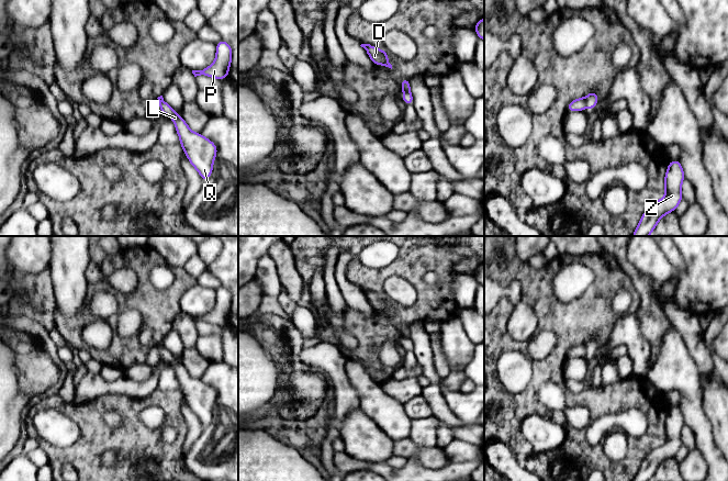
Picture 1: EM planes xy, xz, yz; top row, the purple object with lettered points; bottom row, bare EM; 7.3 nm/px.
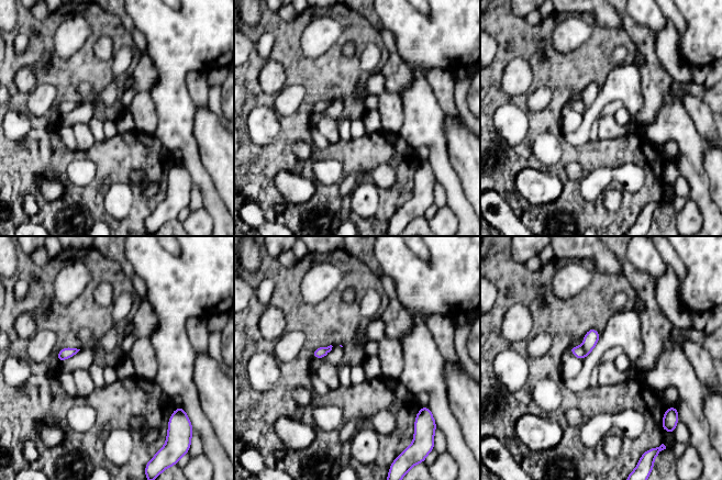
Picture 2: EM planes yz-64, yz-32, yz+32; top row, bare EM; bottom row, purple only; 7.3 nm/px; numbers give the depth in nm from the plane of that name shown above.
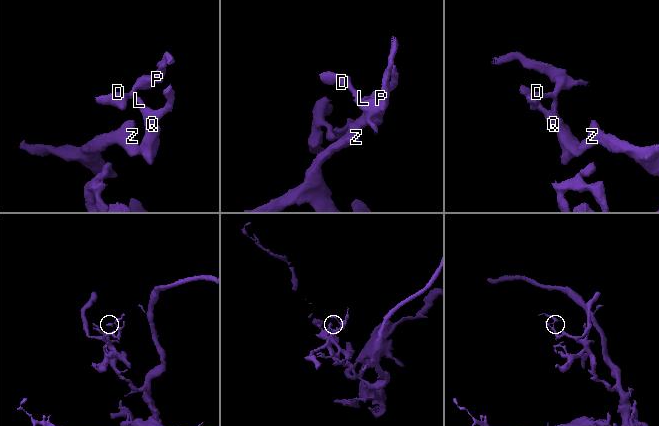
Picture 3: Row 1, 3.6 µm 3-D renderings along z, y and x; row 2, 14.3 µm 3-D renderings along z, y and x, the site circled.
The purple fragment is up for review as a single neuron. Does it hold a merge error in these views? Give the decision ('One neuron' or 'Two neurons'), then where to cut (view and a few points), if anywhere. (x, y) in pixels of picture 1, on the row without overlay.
Two neurons. Split along xz (404, 336), (409, 338)

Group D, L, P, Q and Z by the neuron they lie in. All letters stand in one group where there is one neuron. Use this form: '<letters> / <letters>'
D L Q Z / P

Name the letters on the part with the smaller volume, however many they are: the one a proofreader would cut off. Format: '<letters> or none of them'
P

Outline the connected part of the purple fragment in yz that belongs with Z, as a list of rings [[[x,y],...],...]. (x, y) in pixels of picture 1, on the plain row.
[[[670,406],[664,423],[665,440],[646,456],[632,481],[650,481],[663,461],[675,457],[683,445],[681,432],[684,425],[680,406]]]

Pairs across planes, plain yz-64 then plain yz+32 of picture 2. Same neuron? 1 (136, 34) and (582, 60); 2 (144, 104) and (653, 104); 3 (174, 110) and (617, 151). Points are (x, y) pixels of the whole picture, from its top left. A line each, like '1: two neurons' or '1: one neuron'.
1: two neurons
2: two neurons
3: two neurons

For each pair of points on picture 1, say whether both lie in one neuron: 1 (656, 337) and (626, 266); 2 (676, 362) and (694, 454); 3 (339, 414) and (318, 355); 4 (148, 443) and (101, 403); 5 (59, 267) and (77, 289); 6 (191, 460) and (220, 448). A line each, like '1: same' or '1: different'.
1: same
2: different
3: same
4: same
5: same
6: same

